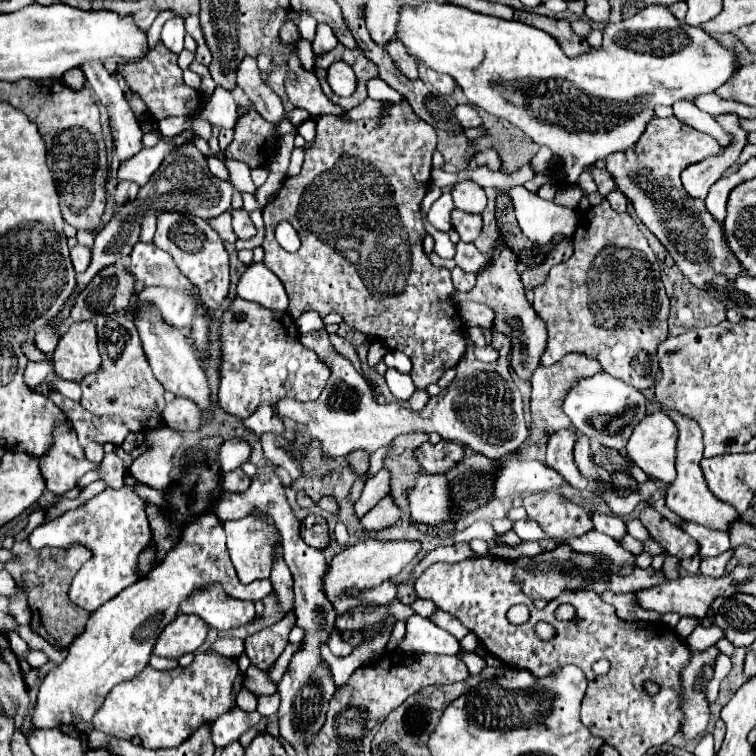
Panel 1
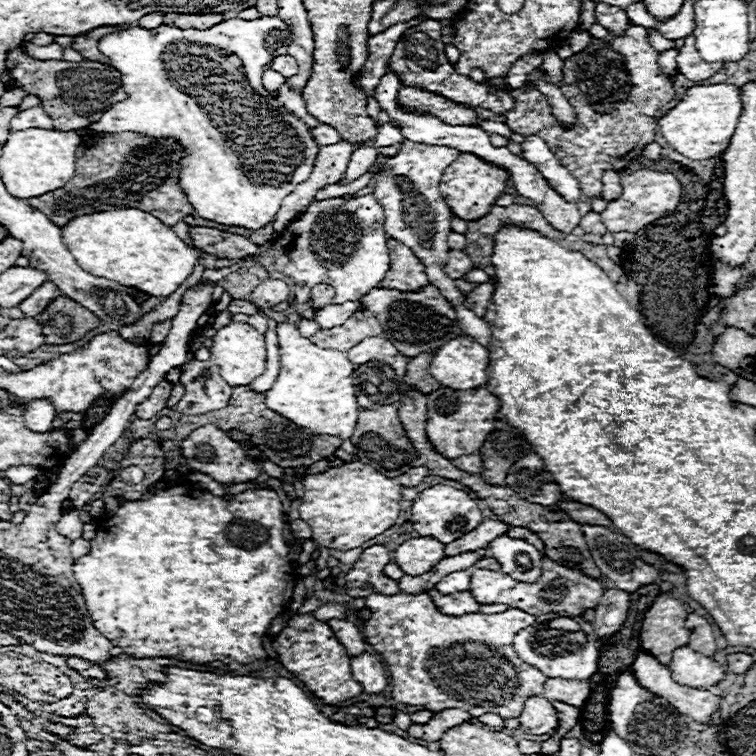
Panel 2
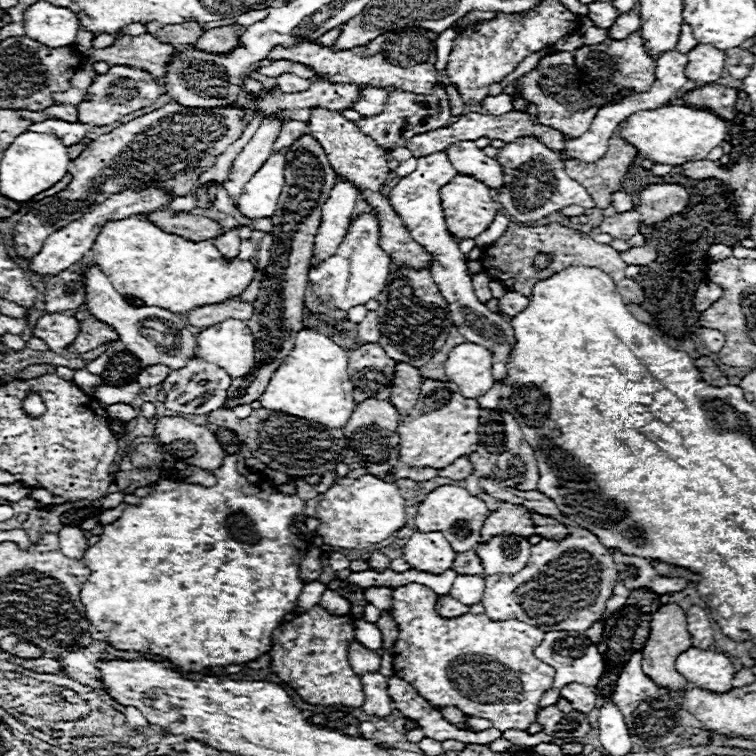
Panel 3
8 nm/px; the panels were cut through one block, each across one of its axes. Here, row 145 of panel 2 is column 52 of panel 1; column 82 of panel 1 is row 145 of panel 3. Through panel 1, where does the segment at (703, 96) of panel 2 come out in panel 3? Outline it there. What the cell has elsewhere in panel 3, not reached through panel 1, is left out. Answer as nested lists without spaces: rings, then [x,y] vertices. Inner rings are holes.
[[[662,106],[656,110],[640,110],[630,114],[618,128],[620,136],[636,146],[640,158],[648,158],[654,164],[680,166],[692,160],[704,160],[712,148],[720,146],[726,138],[726,124],[708,110],[698,110],[690,106]]]

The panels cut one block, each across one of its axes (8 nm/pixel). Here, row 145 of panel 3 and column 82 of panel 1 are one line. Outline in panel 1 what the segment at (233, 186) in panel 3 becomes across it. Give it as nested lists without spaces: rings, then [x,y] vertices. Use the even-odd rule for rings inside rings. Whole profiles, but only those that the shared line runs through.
[[[78,244],[76,248],[70,250],[70,254],[72,254],[72,266],[74,266],[76,274],[86,272],[86,268],[88,268],[88,264],[90,264],[90,248]]]

